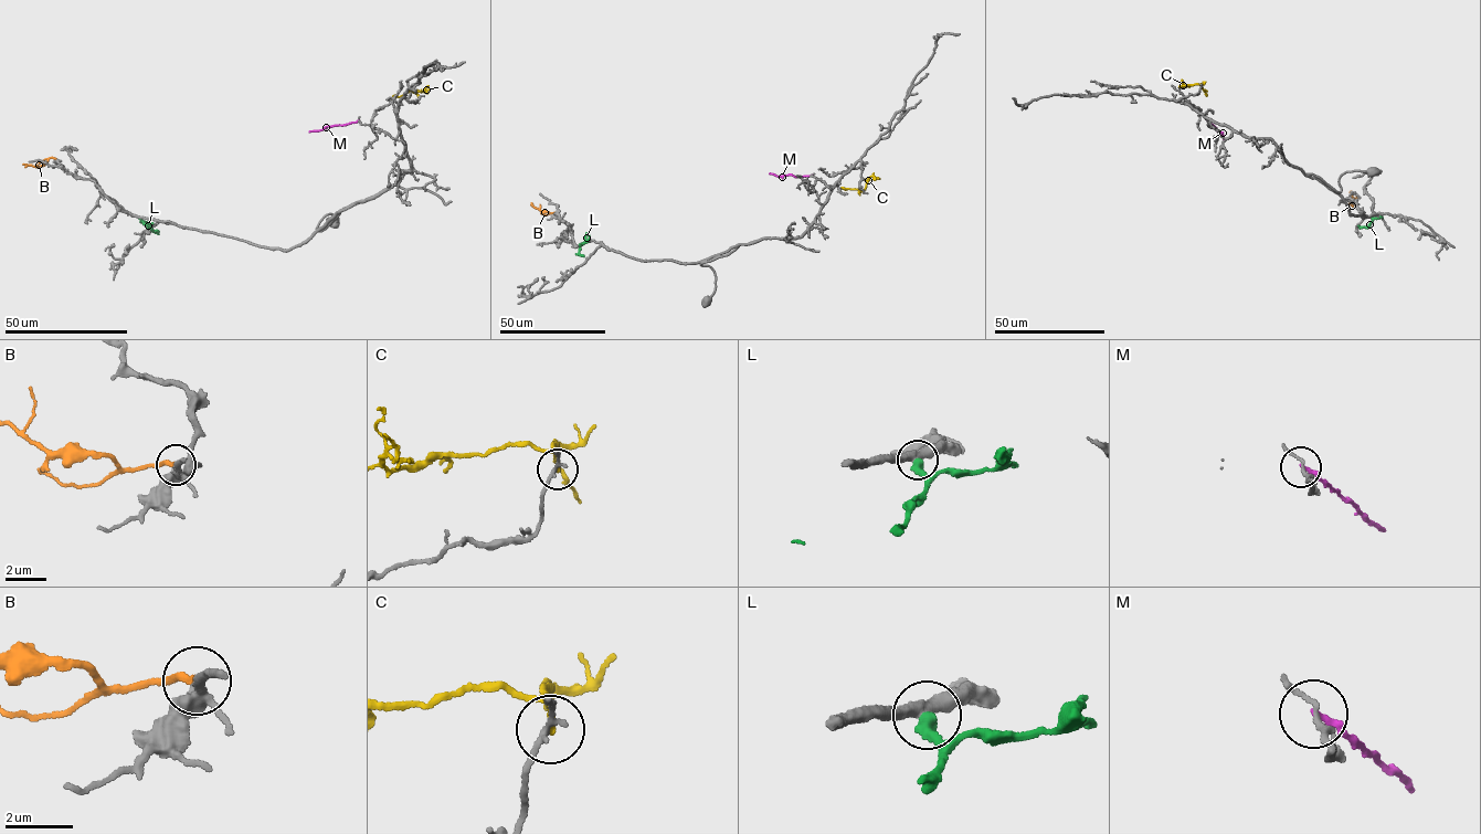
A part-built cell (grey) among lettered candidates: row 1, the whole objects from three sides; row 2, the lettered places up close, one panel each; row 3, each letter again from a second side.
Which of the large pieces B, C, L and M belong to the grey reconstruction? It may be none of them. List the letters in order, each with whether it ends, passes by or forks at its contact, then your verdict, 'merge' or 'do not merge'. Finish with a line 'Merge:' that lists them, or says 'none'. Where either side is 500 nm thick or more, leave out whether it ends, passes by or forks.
B: it ends; merge
C: it ends; do not merge
L: it ends; do not merge
M: it ends; do not merge
Merge: B

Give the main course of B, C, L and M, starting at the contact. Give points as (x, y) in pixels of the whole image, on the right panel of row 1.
B: (1350, 191), (1354, 199), (1351, 206)
C: (1201, 86), (1182, 85), (1182, 80)
L: (1372, 217), (1366, 228), (1357, 225)
M: (1207, 120), (1224, 139)

